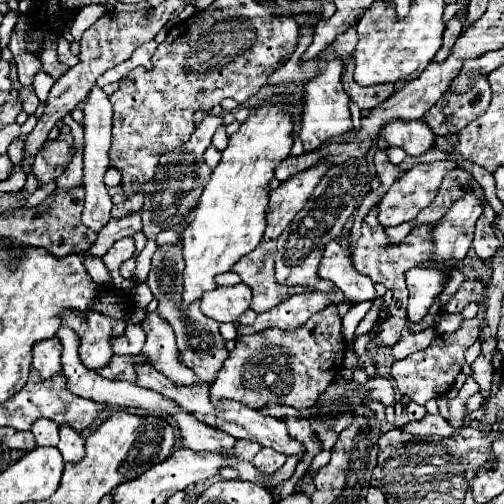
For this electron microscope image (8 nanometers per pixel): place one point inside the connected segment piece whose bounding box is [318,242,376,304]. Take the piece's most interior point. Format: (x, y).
(336, 265)

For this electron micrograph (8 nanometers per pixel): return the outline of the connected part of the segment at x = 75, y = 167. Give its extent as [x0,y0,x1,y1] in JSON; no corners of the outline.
[56,150,82,190]

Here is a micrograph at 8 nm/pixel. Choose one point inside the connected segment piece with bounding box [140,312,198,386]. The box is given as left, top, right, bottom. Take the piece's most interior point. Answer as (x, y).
(160, 348)

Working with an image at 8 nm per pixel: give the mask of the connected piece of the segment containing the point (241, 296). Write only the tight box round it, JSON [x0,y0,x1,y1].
[202,284,252,322]

